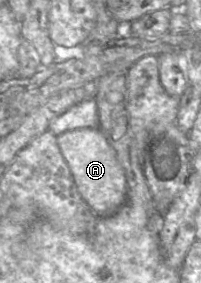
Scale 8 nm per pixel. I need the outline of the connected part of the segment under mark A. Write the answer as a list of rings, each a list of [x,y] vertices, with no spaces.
[[[99,126],[65,131],[57,136],[57,143],[69,166],[80,195],[94,213],[98,216],[109,216],[119,210],[127,199],[126,175],[118,160],[116,151],[107,141]]]

